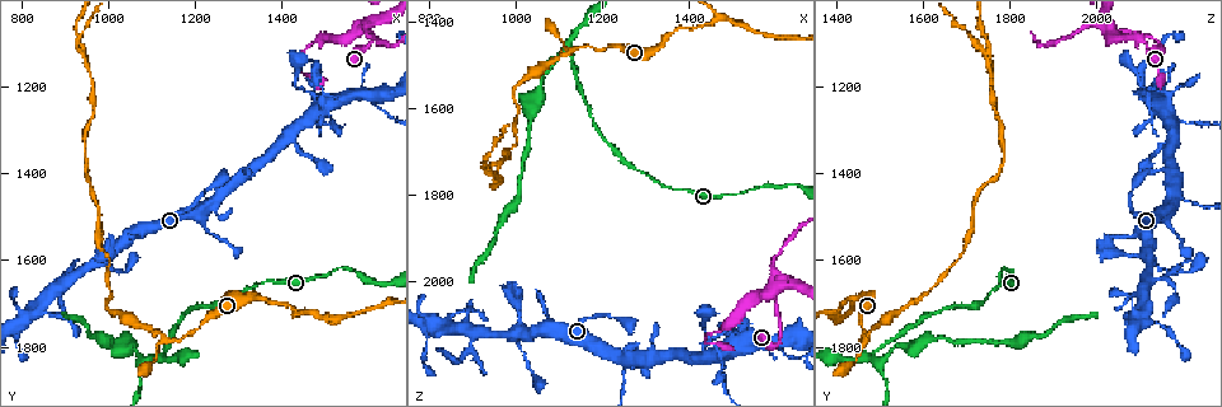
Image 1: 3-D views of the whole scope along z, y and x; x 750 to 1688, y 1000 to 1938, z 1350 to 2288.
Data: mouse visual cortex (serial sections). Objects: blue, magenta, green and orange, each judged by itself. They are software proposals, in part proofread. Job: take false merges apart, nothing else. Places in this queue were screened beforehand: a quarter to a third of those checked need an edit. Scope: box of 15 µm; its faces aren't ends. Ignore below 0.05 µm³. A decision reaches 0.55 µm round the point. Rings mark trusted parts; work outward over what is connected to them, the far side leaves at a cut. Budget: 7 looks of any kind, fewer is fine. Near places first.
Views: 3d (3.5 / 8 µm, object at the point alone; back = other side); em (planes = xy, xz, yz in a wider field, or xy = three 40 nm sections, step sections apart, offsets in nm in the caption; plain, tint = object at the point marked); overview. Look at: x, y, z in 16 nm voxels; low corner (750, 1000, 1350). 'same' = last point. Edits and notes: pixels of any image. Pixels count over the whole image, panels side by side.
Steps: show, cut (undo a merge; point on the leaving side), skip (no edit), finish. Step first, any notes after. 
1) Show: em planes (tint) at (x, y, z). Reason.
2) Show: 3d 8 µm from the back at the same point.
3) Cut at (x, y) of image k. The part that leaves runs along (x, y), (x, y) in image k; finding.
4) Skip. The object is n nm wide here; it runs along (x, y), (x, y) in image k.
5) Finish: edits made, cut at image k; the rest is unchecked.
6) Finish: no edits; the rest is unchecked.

Show: 3d 3.5 µm at (1485, 1235, 2165). Thin arm on a thick one.

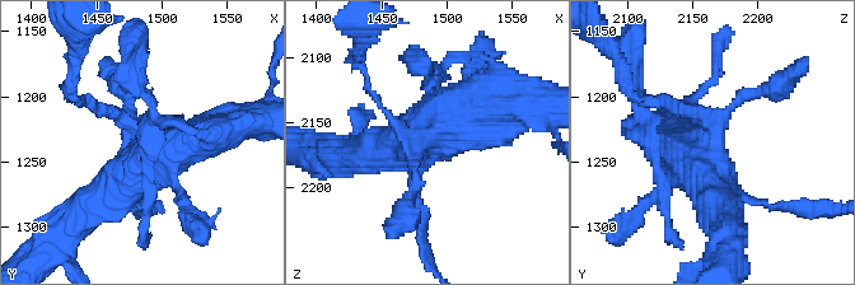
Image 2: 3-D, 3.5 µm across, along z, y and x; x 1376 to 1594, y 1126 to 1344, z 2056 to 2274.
Show: em xy step 2 (tint) at (1484, 1236, 2164). Need the tissue.

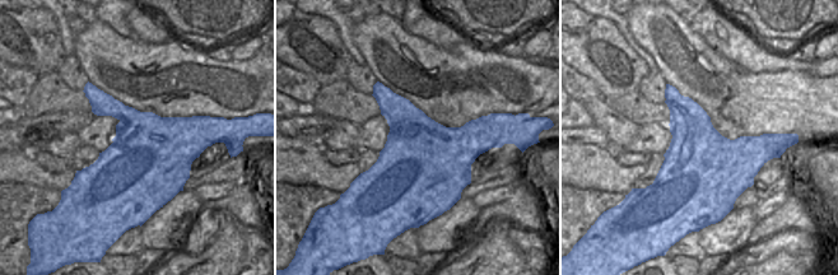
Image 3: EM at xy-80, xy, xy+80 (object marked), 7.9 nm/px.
Skip. All the same cell.

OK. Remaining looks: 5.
Show: 3d 3.5 µm at (1590, 1060, 1980). Thick turns thin.

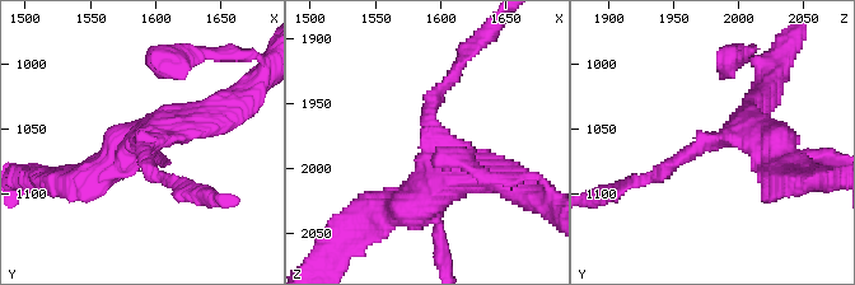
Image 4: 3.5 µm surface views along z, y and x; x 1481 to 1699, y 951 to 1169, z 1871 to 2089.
Show: em xy step 1 (tint) at (1596, 1060, 1972). The arms are 200, 450 nm wide; now the EM.

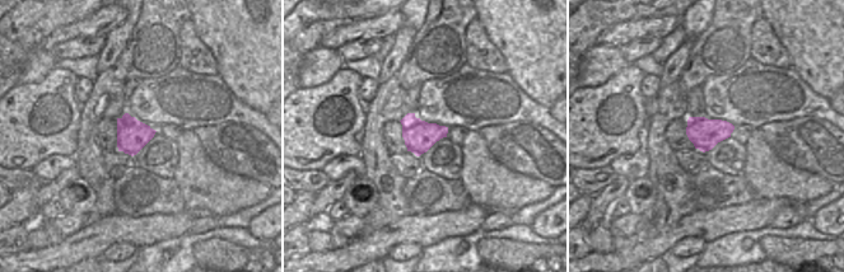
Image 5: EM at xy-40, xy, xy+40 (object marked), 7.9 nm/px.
Cut at (155, 177) of image 4. The part that leaves runs along (144, 148), (155, 176), (202, 195) in image 4; a second cell is stuck on.

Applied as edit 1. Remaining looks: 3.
Show: overview.

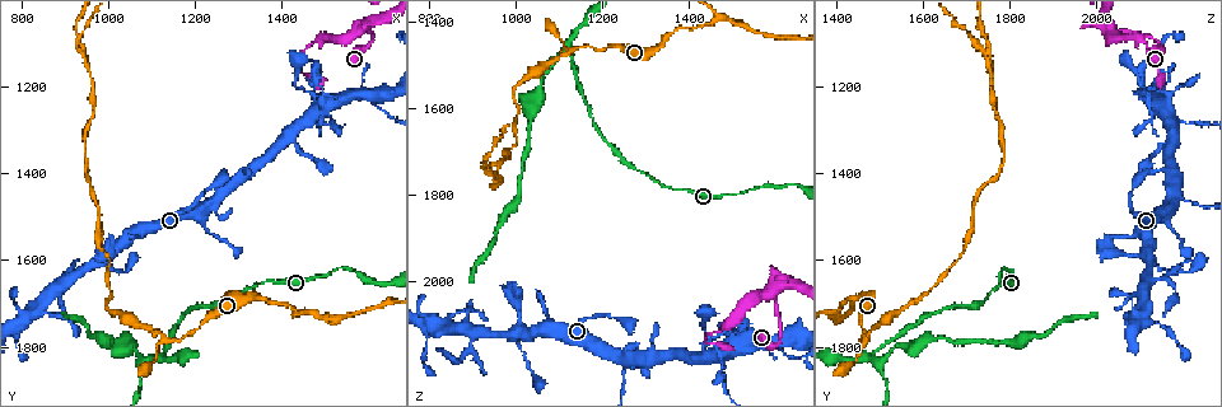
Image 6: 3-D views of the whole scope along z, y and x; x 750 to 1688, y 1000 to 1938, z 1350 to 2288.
Show: 3d 3.5 µm from the back at (1130, 1785, 1465). Narrows sharply.

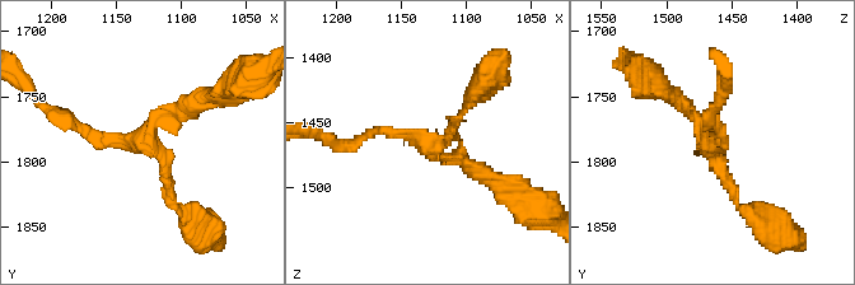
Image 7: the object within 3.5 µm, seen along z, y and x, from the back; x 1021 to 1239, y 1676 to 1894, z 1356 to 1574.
Skip. The arms are 150, 150, 200 nm wide; it runs along (354, 144), (377, 131), (409, 134), (490, 180) in image 7; continuous, no second cell.

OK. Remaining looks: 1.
Finish: edits made, cut at image 4; the rest is unchecked.

